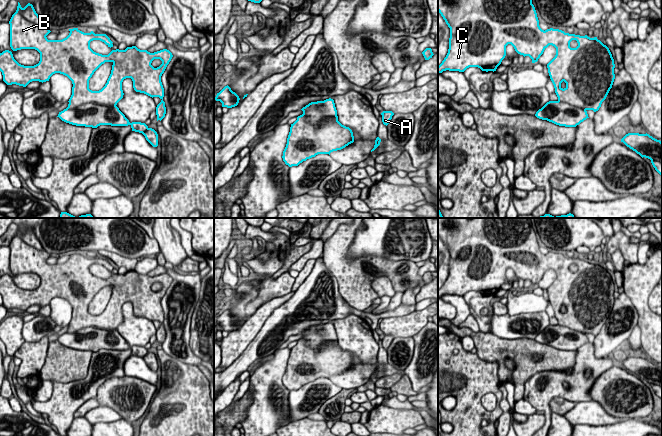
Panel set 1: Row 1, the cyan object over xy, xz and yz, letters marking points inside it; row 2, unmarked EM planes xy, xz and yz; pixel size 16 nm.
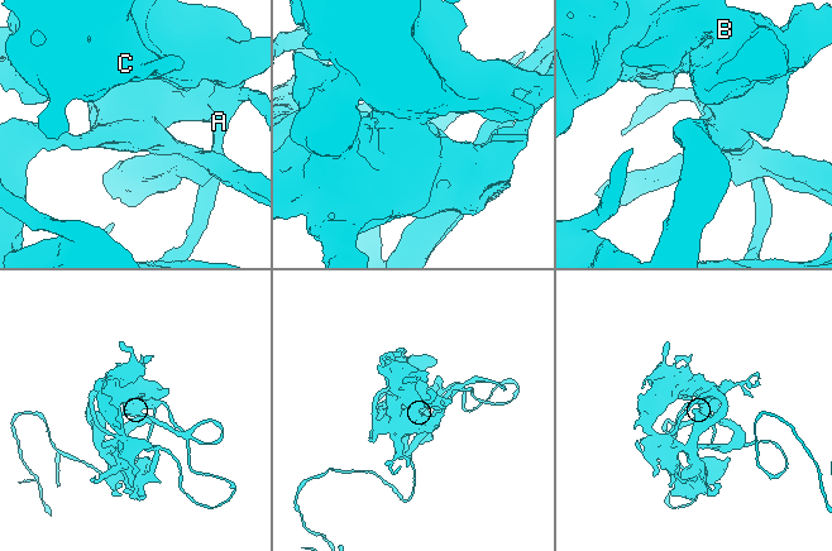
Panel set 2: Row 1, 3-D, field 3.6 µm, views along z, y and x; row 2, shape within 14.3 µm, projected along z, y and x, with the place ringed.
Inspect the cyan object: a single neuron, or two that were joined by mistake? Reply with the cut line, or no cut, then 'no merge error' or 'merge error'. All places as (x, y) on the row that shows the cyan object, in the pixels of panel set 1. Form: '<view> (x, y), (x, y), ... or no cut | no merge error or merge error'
no cut | no merge error

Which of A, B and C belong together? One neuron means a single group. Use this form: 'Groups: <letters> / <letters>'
Groups: A B C

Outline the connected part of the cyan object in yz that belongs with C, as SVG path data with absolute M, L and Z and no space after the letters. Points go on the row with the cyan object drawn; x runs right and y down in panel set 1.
M438 0L438 12L450 28L449 49L446 57L438 66L438 73L443 71L464 72L469 67L478 67L482 71L496 71L506 56L506 46L511 44L515 51L538 61L544 50L552 45L556 48L555 57L547 64L550 79L554 85L557 101L547 102L535 116L559 126L576 127L588 117L587 111L598 111L612 88L614 74L614 59L609 48L597 37L580 36L565 33L559 29L542 30L532 0Z

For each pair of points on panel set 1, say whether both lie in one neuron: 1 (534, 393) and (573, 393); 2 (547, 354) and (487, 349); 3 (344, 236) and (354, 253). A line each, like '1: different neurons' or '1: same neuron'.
1: same neuron
2: same neuron
3: different neurons

